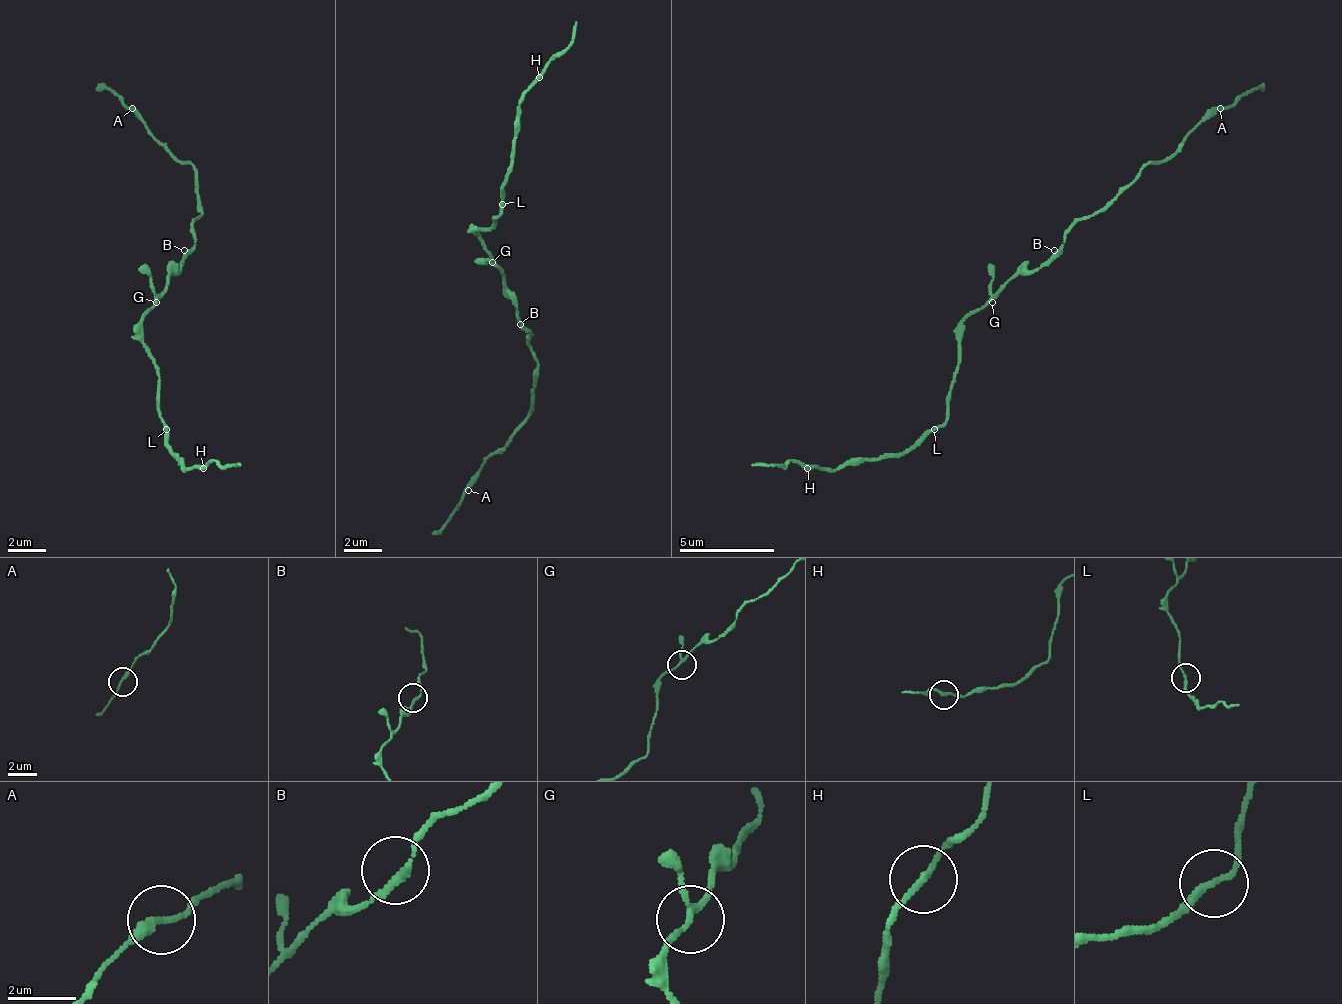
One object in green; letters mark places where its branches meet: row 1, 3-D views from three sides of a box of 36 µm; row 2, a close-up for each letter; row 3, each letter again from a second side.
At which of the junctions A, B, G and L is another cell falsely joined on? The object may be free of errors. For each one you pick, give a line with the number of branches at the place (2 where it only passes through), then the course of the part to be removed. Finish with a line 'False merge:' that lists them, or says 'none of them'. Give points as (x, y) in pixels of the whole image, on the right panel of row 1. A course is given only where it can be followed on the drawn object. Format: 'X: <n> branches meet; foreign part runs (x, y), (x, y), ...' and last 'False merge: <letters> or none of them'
False merge: none of them

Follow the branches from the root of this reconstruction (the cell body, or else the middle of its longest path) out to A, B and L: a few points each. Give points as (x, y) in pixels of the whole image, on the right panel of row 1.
A: (997, 293), (1011, 279), (1040, 269), (1077, 222), (1101, 212), (1149, 165), (1172, 155), (1220, 108)
B: (997, 293), (1011, 279), (1030, 274), (1054, 250)
L: (997, 293), (964, 321), (954, 388), (949, 392), (949, 416), (935, 430)

